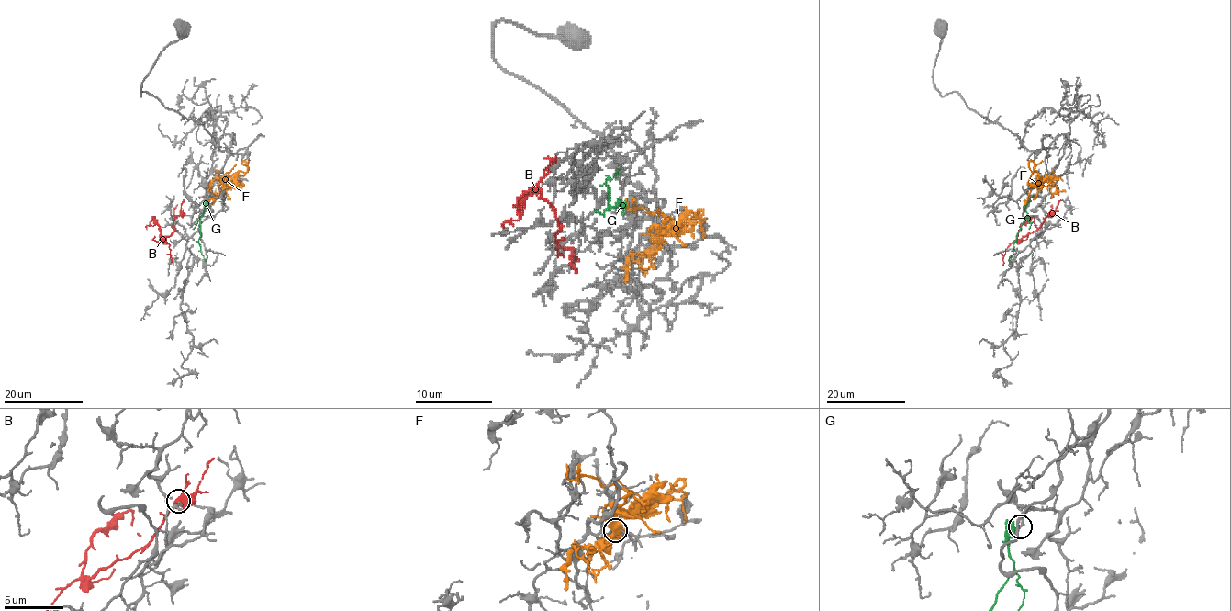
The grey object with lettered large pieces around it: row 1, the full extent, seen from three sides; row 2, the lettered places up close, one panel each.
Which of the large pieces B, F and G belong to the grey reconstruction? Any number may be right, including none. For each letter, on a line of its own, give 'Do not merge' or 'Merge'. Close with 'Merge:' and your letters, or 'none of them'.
B: Merge
F: Do not merge
G: Do not merge
Merge: B

